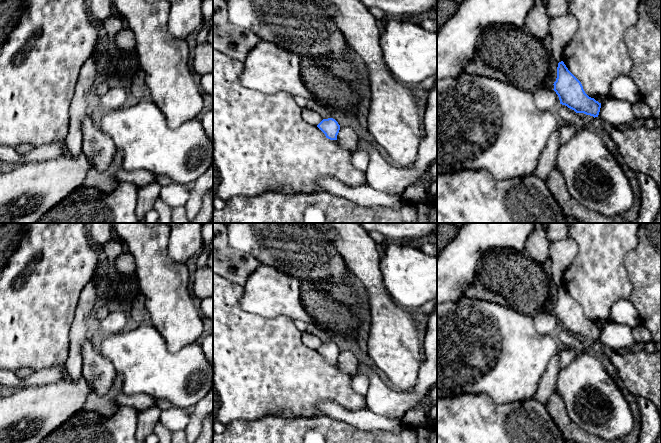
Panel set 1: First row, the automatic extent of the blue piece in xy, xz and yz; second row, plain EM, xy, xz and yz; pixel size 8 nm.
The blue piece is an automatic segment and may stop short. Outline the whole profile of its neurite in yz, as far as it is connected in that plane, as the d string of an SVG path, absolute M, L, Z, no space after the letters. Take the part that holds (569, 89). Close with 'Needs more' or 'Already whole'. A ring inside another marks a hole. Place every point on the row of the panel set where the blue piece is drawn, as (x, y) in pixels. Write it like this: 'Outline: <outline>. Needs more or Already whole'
Outline: M563 61L558 63L556 81L553 84L546 82L543 88L554 90L560 104L576 113L598 117L601 103L585 93L581 82L568 70Z. Needs more

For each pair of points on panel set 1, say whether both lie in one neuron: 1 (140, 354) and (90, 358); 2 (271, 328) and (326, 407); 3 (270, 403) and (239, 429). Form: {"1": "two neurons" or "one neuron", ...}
{"1": "two neurons", "2": "two neurons", "3": "two neurons"}

